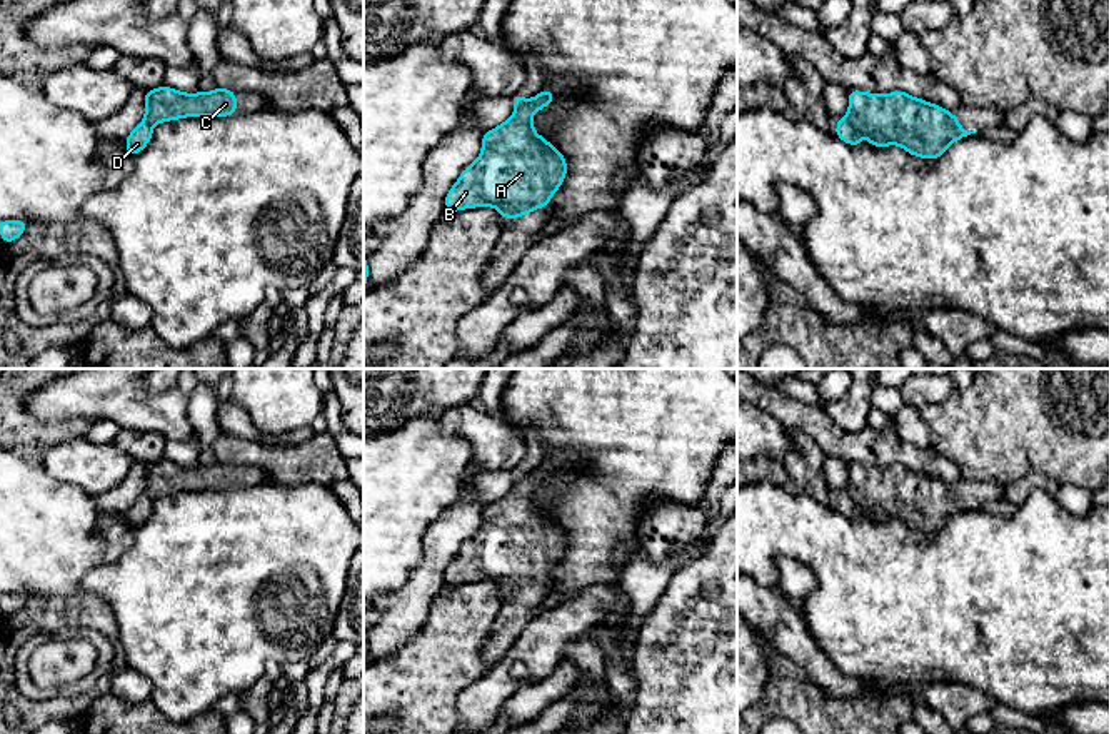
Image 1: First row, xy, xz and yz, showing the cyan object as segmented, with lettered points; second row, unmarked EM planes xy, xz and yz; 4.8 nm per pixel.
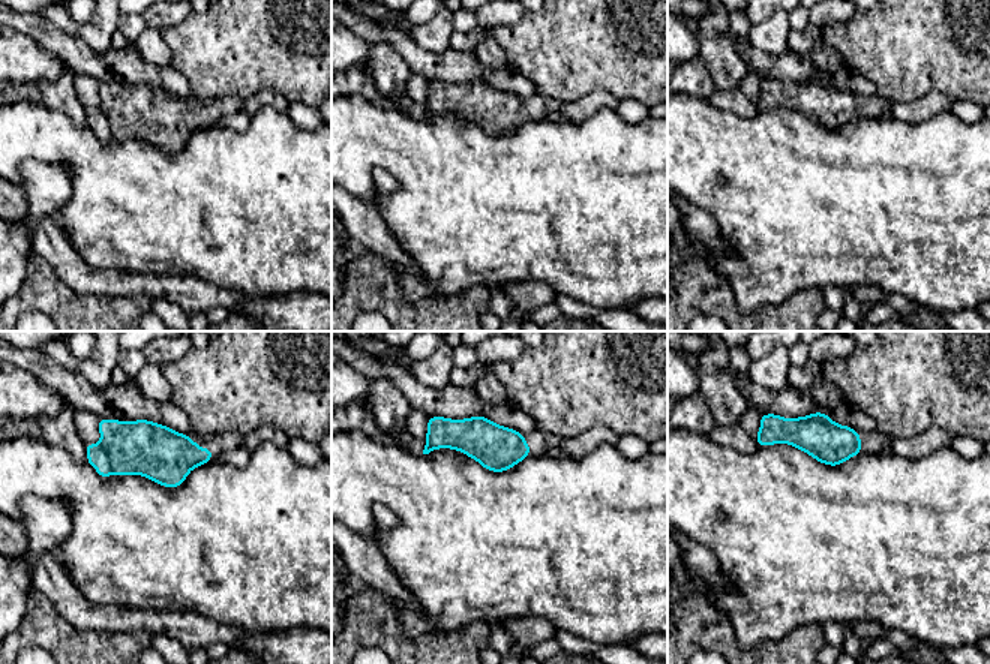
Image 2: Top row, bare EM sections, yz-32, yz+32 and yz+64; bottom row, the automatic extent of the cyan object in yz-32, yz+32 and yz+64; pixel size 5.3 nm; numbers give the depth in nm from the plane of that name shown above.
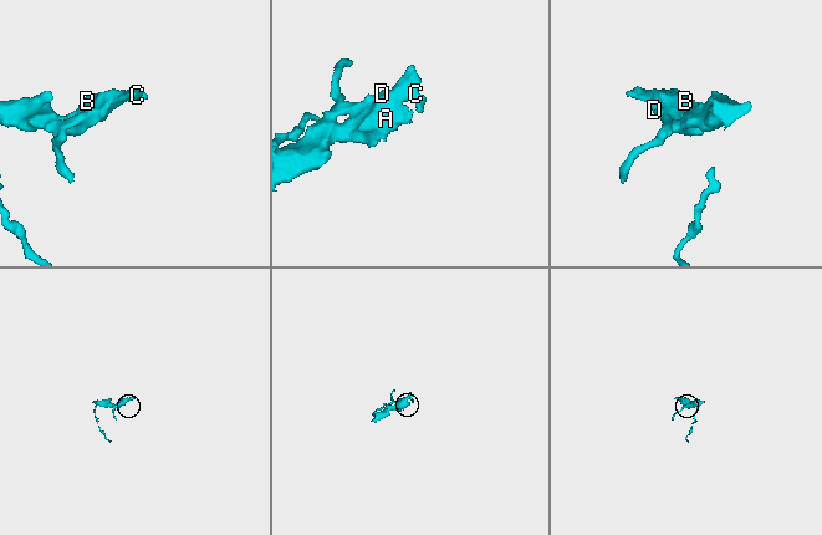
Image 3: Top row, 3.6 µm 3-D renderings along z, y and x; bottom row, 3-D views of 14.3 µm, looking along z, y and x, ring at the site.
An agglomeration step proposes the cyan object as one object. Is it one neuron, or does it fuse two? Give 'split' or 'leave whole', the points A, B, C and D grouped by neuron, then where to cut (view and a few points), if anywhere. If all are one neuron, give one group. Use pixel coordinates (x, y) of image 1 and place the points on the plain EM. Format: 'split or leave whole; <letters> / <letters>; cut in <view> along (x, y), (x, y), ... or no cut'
split; A B C / D; cut in yz along (844, 491), (861, 506)

